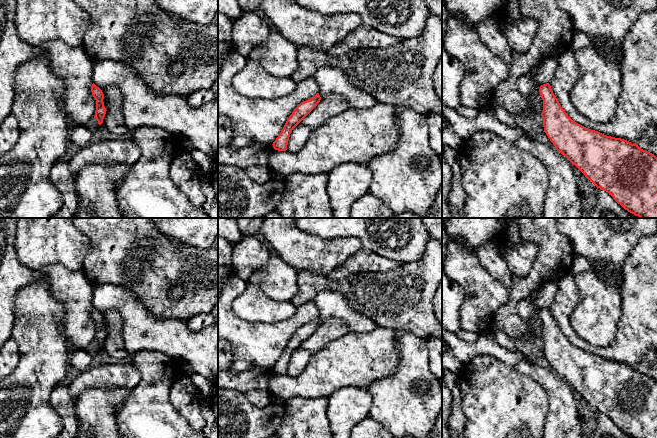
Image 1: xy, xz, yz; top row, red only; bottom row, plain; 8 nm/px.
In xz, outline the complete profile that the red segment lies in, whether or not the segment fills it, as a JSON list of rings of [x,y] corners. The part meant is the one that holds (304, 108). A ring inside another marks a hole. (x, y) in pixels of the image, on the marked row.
[[[319,93],[310,99],[301,102],[287,119],[280,134],[273,142],[273,148],[278,151],[286,151],[288,140],[292,130],[317,106],[321,97]]]

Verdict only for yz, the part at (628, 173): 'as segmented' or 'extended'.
as segmented

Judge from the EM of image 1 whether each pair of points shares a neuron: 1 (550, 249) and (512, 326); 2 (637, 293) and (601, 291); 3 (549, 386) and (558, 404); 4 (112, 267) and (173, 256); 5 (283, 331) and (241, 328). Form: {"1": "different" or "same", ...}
{"1": "same", "2": "different", "3": "same", "4": "same", "5": "same"}

